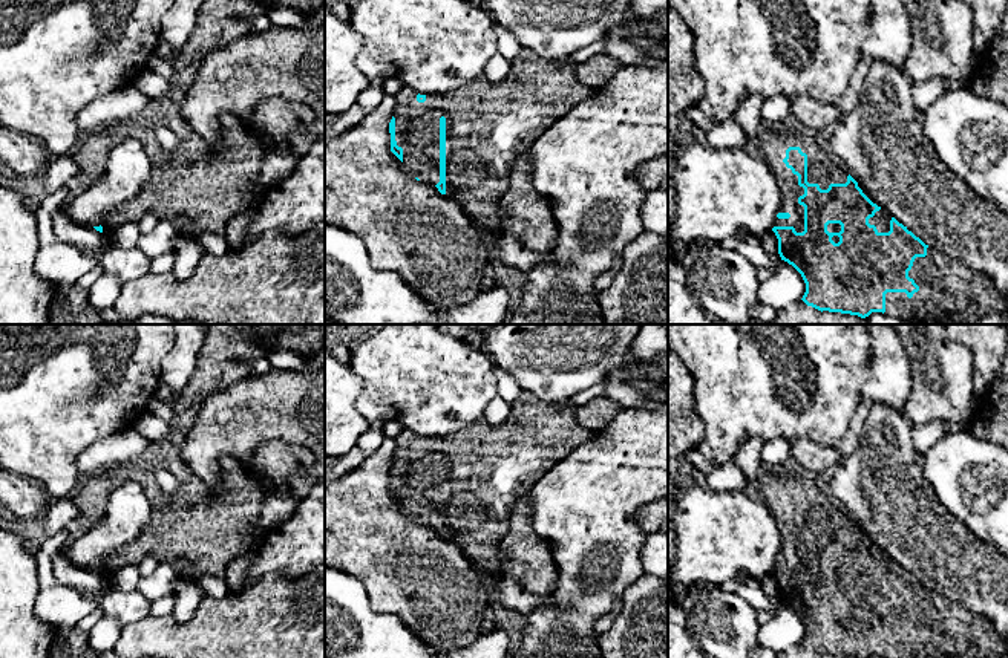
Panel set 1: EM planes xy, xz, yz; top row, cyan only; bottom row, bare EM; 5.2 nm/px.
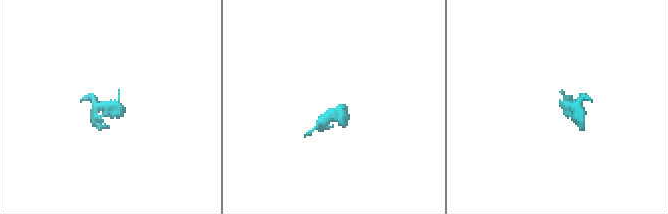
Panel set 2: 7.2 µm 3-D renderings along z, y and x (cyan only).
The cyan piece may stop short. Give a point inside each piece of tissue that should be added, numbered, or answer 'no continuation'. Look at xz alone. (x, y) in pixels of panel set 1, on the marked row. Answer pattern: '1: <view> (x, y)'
1: xz (489, 126)

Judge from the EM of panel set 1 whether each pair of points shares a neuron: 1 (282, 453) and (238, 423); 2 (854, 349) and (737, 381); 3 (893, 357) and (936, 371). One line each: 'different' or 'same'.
1: different
2: same
3: different

